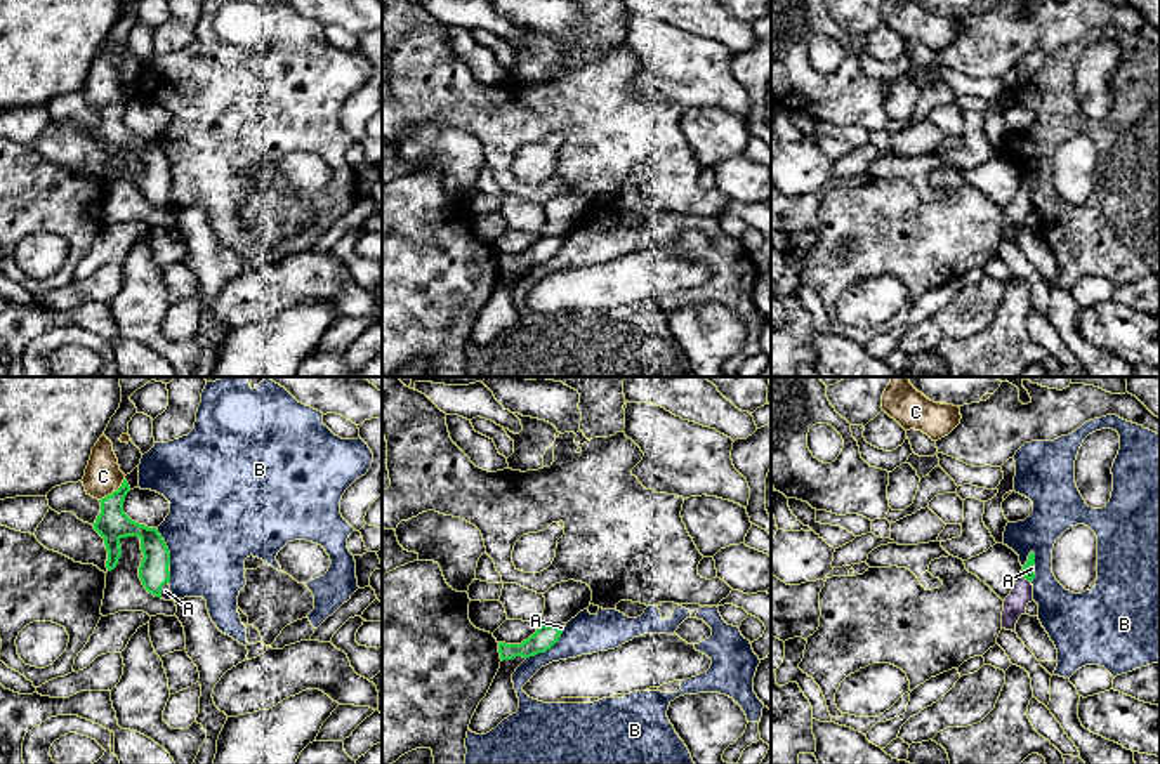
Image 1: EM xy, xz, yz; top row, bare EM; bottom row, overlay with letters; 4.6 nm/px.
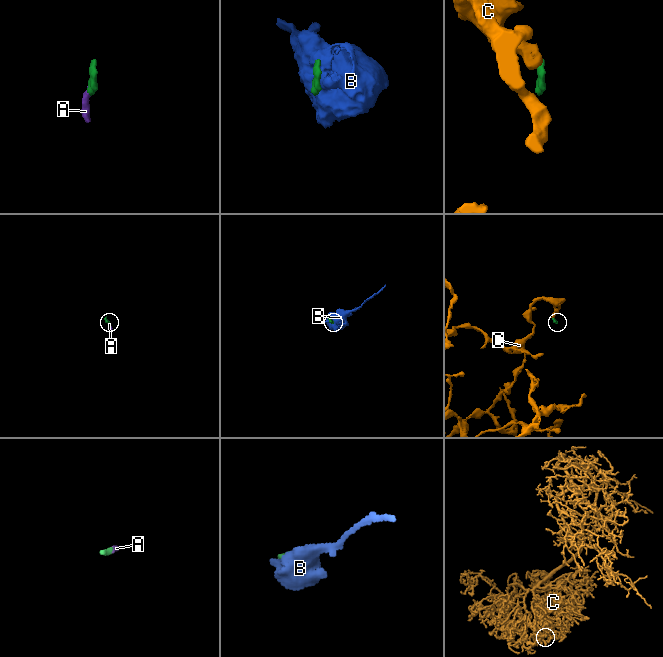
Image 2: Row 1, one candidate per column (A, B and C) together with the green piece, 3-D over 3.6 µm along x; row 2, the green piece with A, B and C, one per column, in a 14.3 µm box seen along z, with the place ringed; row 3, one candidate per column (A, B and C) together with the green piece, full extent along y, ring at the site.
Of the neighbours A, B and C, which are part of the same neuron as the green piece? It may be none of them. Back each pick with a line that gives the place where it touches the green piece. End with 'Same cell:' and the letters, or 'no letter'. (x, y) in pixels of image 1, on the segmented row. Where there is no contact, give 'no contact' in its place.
A: meets green in yz at (1027, 579)
Same cell: A

